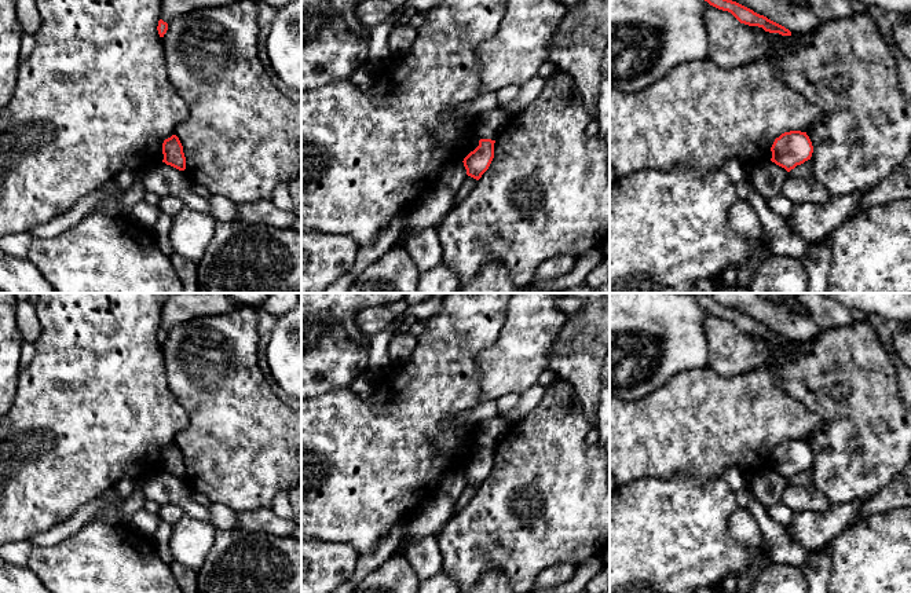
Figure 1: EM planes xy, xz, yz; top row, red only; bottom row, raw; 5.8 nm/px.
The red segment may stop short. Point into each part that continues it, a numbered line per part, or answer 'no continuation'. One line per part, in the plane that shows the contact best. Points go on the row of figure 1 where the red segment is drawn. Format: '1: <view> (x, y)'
no continuation

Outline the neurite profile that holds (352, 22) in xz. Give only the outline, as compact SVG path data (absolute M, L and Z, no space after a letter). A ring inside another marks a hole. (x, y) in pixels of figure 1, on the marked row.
M348 7L348 8L344 10L344 19L345 19L348 28L350 28L354 33L356 33L358 36L362 36L362 37L365 37L365 39L369 40L370 29L366 28L366 26L363 26L363 25L358 21L358 18L356 18L355 14L354 14L354 8L352 8L352 7Z

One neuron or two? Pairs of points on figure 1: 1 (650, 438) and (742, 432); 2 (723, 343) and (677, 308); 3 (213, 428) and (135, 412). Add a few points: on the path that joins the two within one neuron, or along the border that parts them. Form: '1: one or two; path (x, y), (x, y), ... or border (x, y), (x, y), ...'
1: one; path (673, 432), (719, 432)
2: two; border (709, 313), (705, 321), (708, 362)
3: two; border (172, 394), (189, 417), (175, 442)

